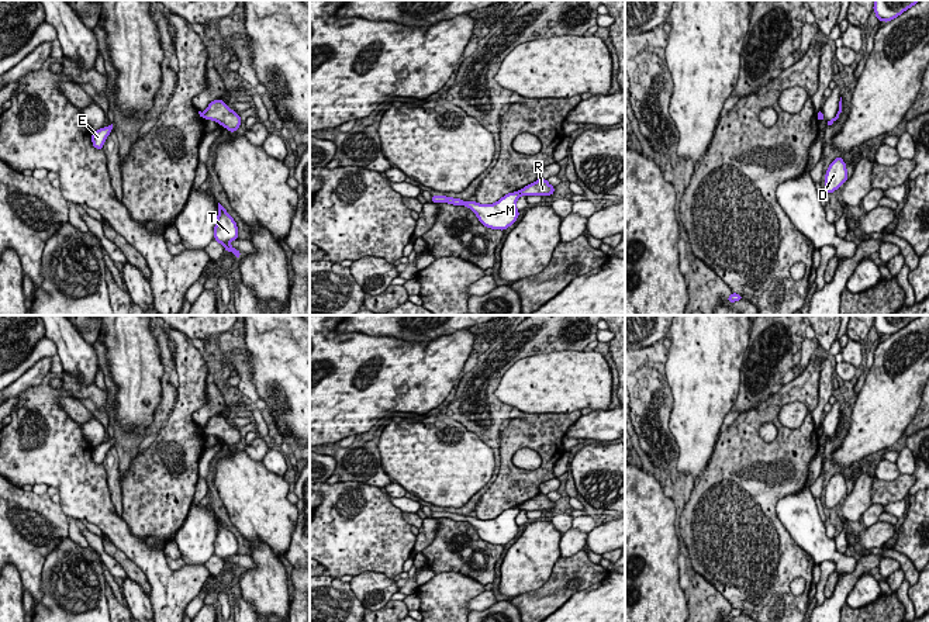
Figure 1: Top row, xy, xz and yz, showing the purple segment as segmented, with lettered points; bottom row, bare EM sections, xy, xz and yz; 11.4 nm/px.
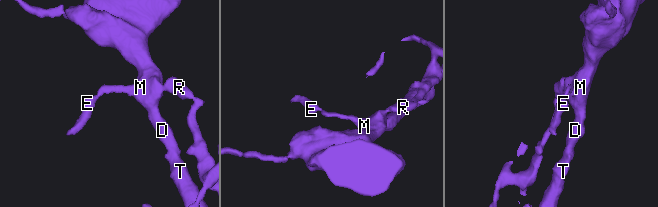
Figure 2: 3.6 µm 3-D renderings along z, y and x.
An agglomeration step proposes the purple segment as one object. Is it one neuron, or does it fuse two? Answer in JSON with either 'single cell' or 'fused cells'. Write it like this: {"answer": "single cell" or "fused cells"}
{"answer": "fused cells"}

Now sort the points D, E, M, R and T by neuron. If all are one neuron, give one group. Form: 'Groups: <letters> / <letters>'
Groups: D E M T / R

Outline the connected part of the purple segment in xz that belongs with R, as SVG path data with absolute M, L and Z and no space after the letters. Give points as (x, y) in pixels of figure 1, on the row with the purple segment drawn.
M538 179L532 184L525 186L518 193L521 196L552 196L555 186L550 186L546 179Z

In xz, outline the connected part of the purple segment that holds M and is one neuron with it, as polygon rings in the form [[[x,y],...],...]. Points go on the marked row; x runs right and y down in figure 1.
[[[518,191],[508,193],[494,204],[479,204],[476,201],[463,201],[460,198],[452,198],[446,196],[443,197],[432,196],[431,200],[432,203],[449,203],[453,205],[466,205],[477,215],[479,221],[484,227],[504,231],[510,225],[512,225],[519,215],[519,211],[515,207],[519,196],[521,194]]]

